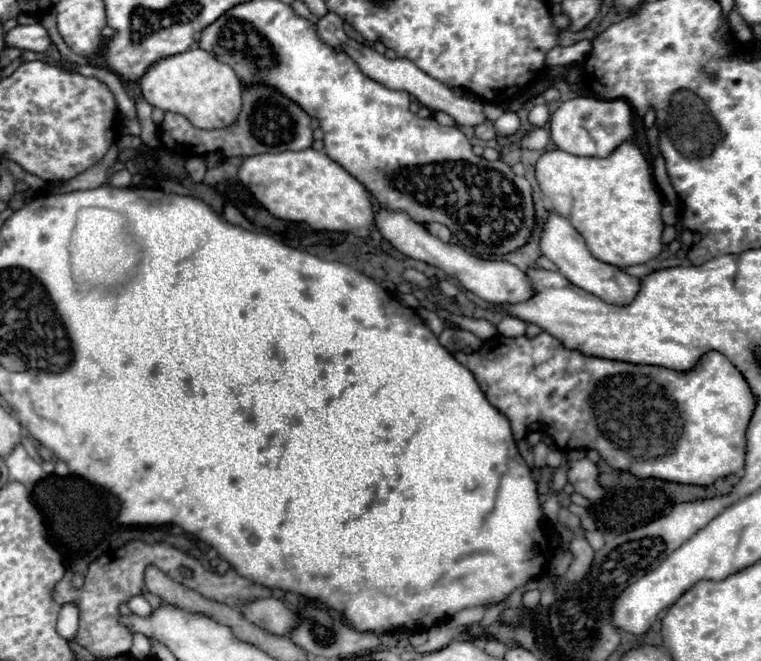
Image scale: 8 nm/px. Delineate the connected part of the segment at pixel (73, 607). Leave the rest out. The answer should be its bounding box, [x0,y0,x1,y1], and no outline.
[58,603,78,641]

